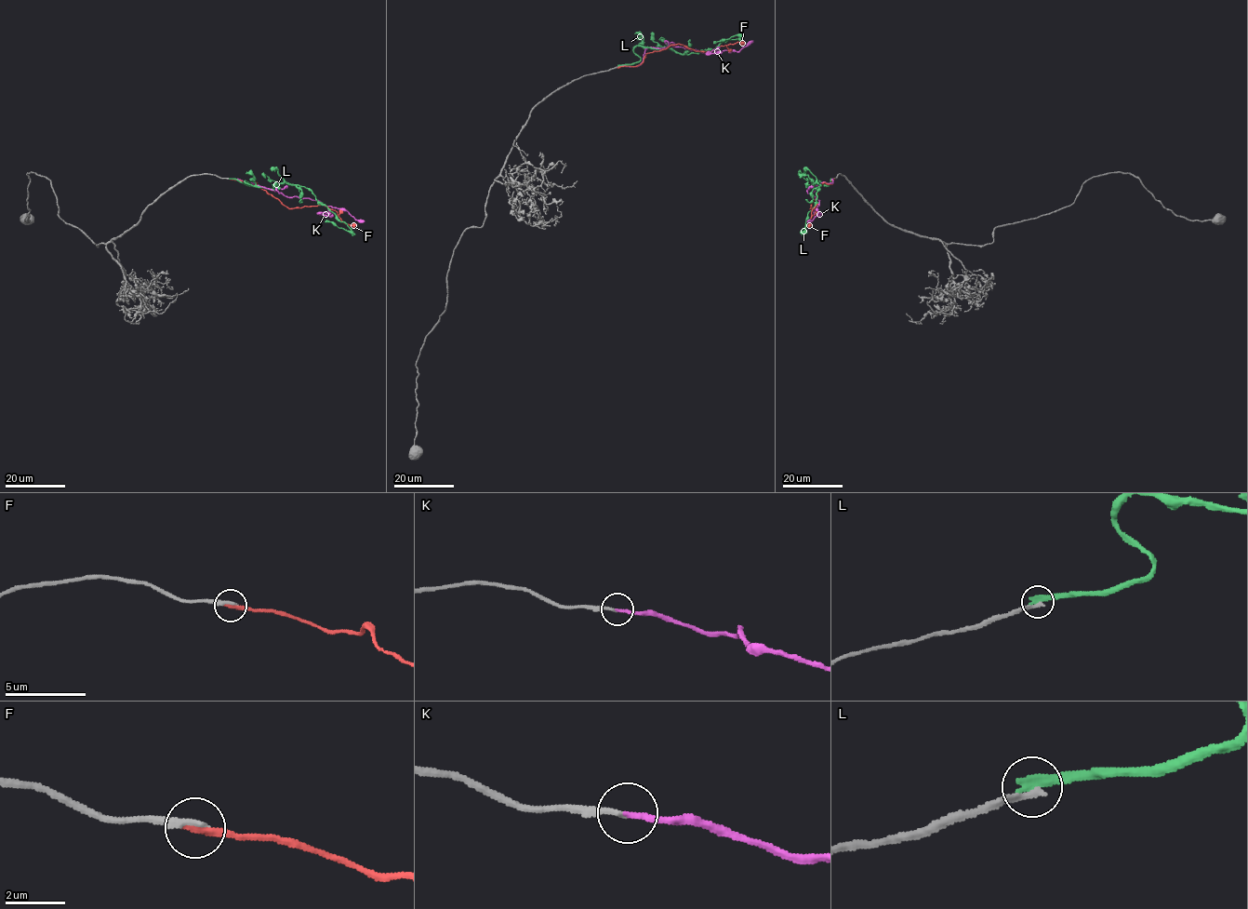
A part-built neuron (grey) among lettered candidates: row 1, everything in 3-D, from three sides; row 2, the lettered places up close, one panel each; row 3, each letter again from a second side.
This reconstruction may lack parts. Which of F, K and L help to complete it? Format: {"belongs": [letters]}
{"belongs": ["K"]}

